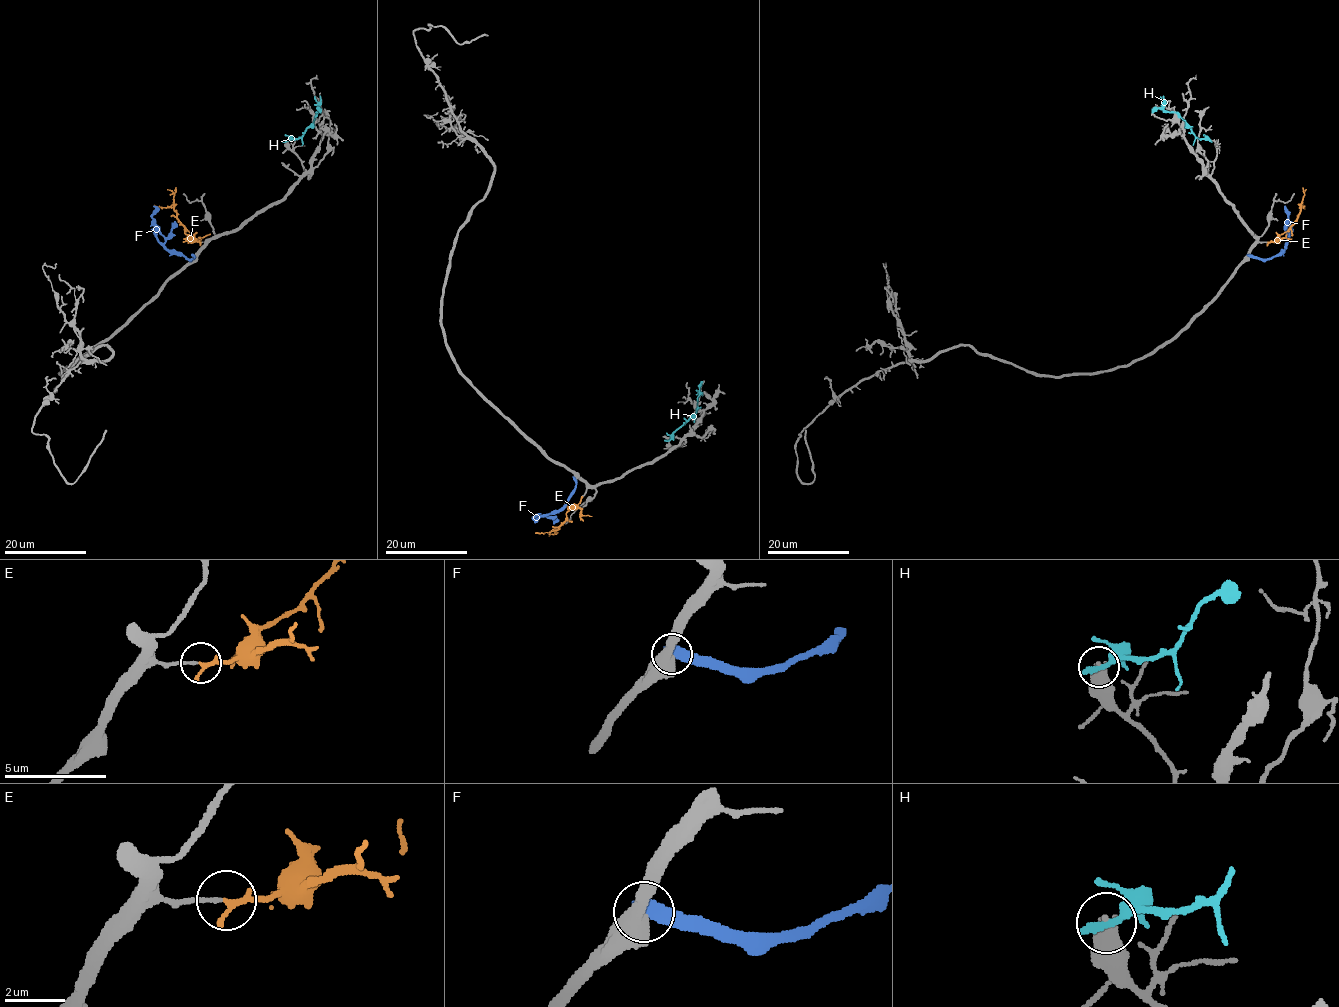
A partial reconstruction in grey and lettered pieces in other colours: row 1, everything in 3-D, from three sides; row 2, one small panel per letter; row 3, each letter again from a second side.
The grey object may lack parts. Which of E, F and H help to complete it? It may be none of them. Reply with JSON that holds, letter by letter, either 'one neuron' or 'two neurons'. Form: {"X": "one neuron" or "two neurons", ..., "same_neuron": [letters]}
{"E": "one neuron", "F": "two neurons", "H": "two neurons", "same_neuron": ["E"]}

